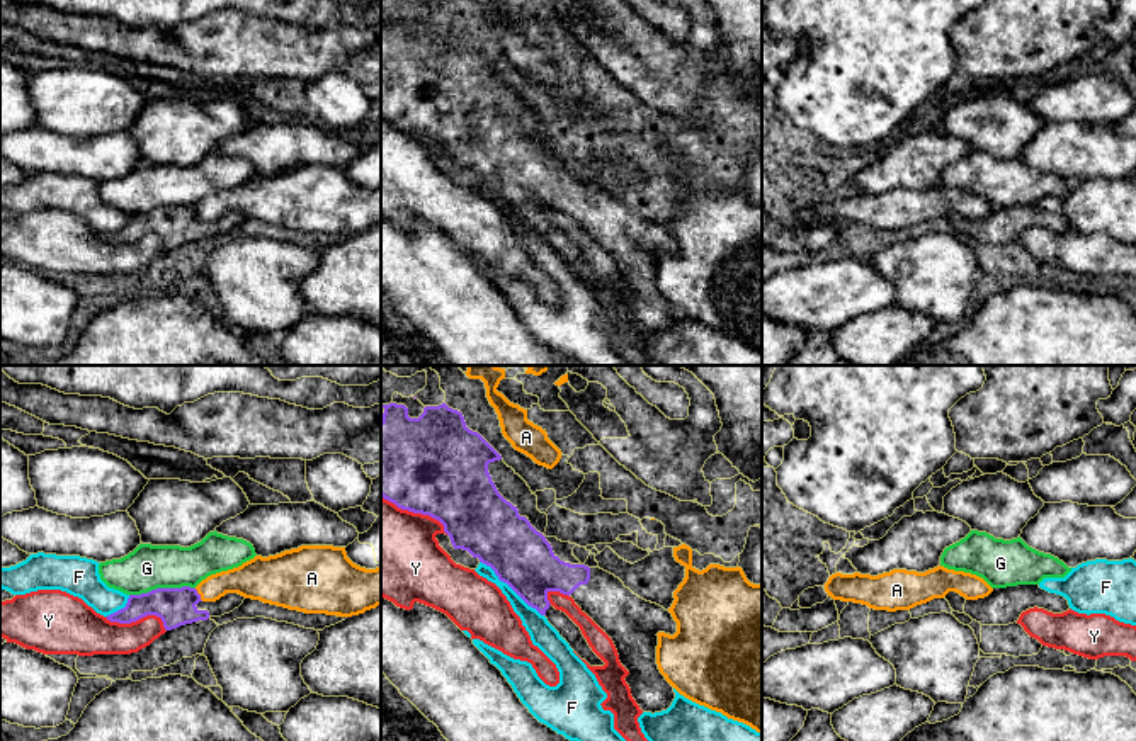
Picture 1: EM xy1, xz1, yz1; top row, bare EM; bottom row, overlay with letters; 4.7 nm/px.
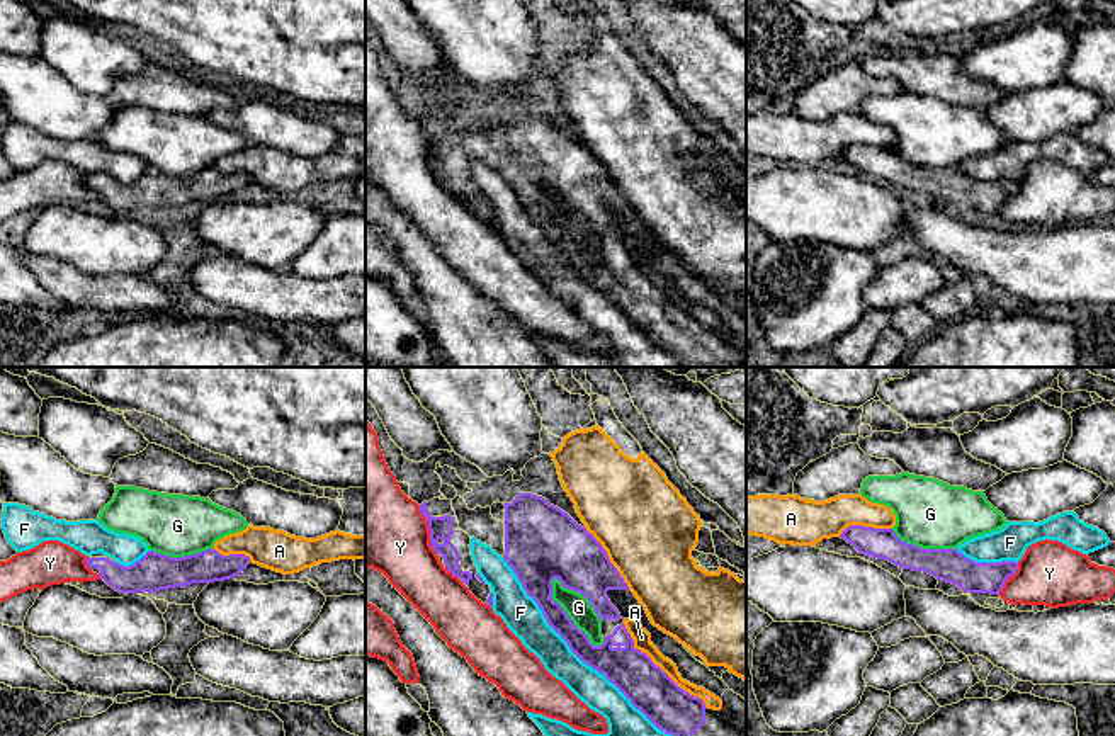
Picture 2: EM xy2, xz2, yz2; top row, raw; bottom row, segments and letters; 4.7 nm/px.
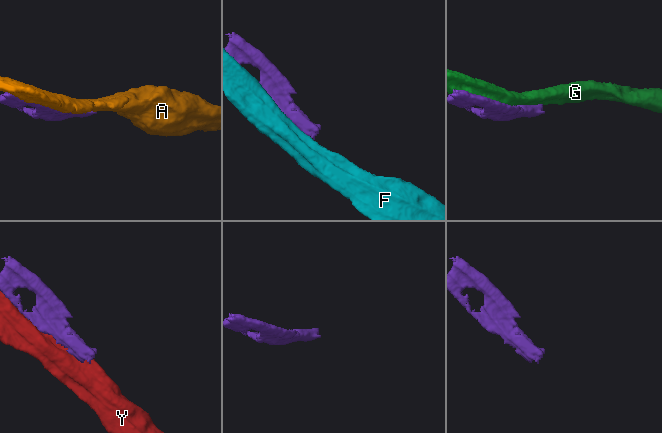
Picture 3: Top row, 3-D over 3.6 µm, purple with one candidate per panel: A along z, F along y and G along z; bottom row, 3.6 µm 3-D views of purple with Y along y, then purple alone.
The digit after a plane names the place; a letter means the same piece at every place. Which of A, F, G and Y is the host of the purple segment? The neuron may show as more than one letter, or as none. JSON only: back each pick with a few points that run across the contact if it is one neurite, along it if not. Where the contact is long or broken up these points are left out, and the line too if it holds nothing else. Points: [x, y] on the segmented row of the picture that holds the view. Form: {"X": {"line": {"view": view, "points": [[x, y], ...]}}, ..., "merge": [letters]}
{"merge": []}

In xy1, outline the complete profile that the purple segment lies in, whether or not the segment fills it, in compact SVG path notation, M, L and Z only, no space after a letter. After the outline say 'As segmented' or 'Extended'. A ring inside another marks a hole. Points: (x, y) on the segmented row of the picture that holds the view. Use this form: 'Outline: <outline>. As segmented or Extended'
Outline: M156 588L141 595L129 595L124 608L107 615L107 620L131 624L146 615L162 619L165 631L185 624L221 617L243 603L245 597L226 593L216 602L202 602L196 588Z. Extended

